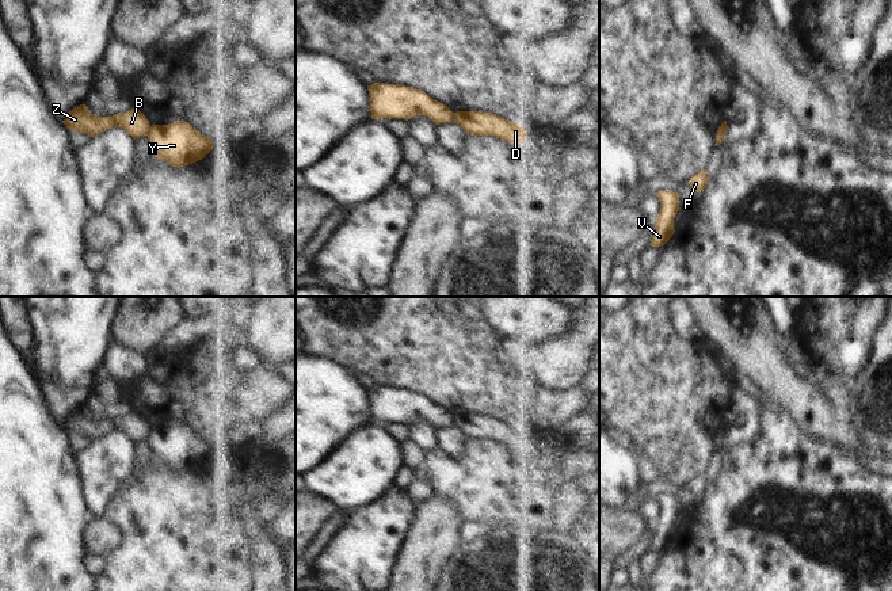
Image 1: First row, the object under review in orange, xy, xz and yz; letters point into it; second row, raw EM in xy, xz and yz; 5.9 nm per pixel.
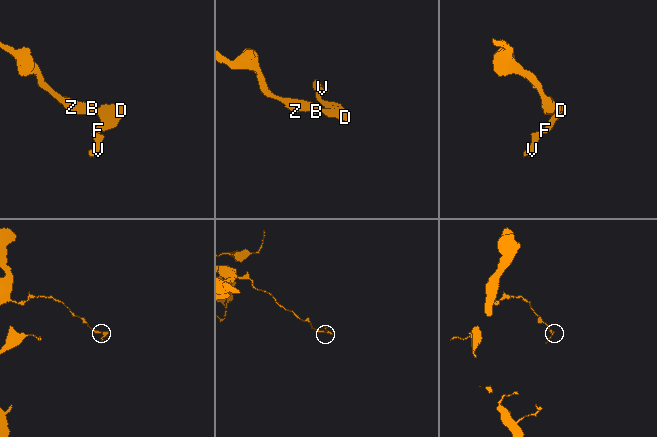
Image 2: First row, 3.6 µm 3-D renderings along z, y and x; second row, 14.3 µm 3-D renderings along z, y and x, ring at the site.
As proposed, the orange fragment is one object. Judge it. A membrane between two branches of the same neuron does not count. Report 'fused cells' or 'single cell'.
fused cells

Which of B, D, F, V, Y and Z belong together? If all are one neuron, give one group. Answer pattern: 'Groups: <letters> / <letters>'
Groups: B Z / D F V Y.

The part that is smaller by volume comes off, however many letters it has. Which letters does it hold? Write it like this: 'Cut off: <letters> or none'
Cut off: D, F, V, Y

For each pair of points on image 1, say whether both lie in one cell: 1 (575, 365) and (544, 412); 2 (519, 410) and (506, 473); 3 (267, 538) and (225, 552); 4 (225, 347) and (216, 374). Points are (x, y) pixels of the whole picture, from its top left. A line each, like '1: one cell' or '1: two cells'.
1: two cells
2: two cells
3: two cells
4: one cell

